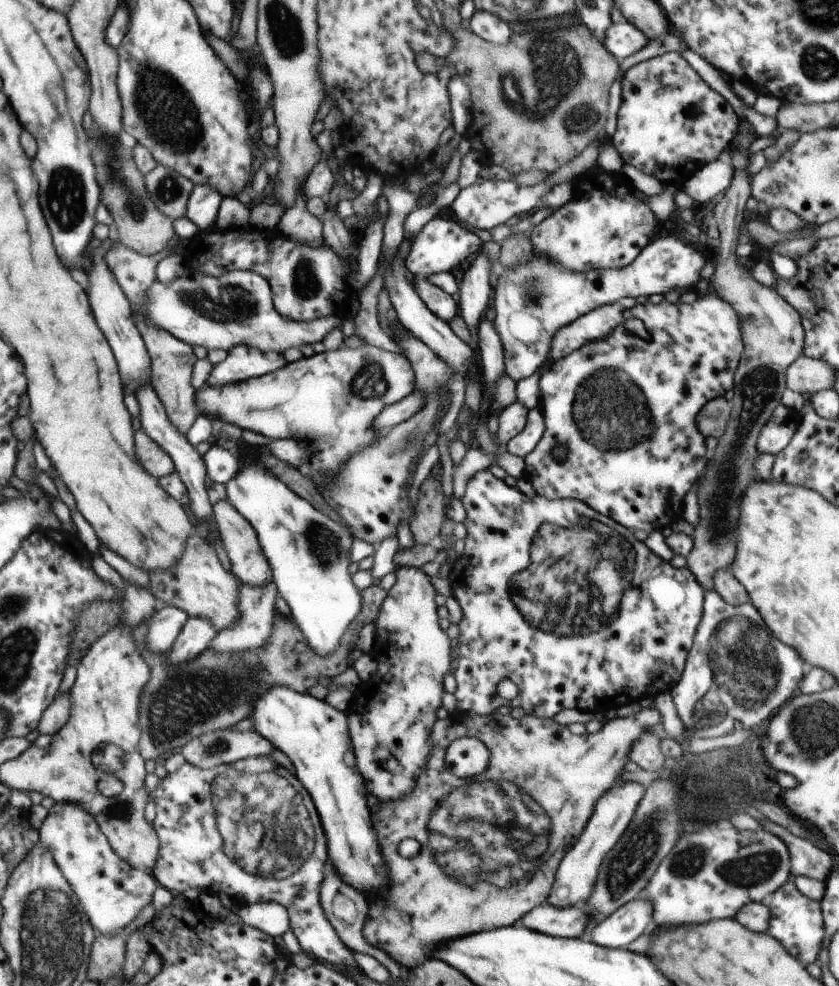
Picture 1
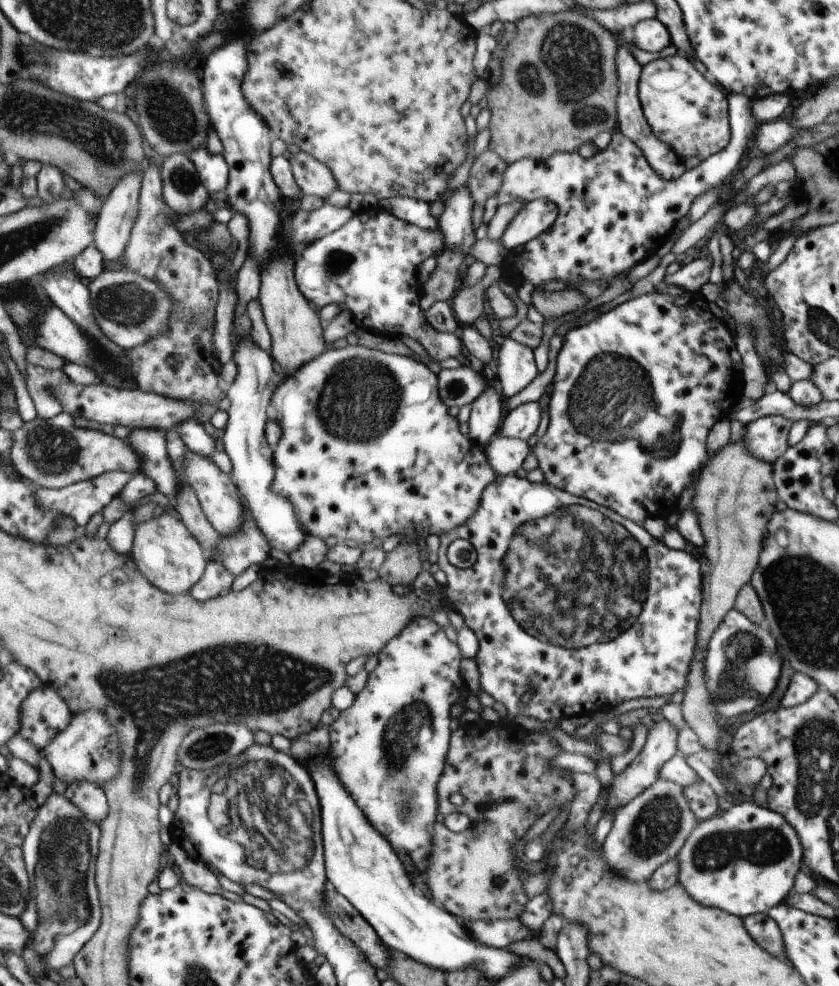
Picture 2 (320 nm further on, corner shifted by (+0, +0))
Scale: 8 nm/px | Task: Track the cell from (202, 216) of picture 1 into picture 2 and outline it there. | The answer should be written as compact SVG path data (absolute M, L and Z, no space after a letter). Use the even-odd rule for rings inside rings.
M206 147L199 148L189 155L200 173L201 181L209 192L226 191L230 180L230 167L224 158L224 154L211 154Z

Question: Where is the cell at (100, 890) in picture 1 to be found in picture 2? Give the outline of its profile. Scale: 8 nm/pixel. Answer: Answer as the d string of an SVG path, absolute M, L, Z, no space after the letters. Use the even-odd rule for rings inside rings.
M93 782L71 784L67 787L65 796L77 806L77 810L81 810L87 816L89 822L101 825L109 816L108 797L104 786Z

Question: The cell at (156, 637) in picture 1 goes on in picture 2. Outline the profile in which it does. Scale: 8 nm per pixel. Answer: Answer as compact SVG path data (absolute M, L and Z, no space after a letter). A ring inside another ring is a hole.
M209 562L204 578L192 589L190 594L199 602L227 595L231 592L235 577L222 562Z

